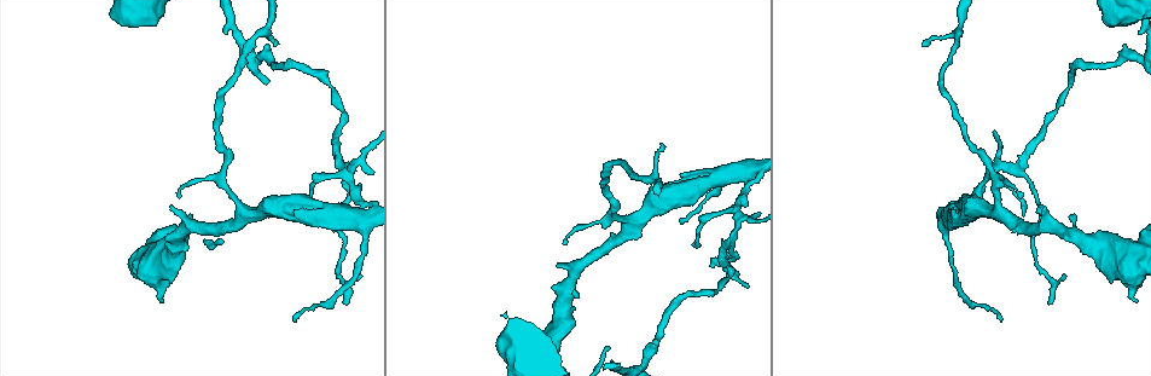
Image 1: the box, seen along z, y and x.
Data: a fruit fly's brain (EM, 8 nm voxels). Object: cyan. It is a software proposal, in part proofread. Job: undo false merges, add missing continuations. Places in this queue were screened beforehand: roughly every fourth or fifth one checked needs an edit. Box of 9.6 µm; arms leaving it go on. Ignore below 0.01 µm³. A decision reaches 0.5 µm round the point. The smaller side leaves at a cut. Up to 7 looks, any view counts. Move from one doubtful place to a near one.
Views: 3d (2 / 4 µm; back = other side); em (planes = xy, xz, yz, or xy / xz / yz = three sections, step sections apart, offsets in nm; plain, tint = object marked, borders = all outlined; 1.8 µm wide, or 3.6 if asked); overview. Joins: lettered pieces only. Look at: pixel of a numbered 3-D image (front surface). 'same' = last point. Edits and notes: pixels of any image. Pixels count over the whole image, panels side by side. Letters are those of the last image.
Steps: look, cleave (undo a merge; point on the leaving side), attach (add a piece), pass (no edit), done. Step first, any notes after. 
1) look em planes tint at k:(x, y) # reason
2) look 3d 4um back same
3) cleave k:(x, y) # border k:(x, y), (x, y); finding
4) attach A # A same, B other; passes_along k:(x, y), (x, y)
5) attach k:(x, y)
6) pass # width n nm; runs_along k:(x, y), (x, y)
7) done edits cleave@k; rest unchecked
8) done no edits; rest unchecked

look 3d 4um at 1:(514, 350) # sudden change in width

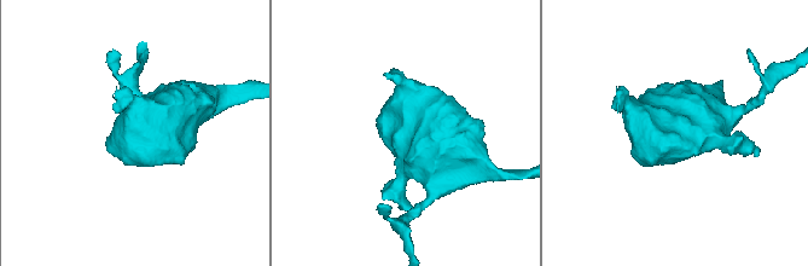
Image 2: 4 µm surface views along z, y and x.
look em 3.6um planes borders at 2:(403, 134) # shape alone is not enough

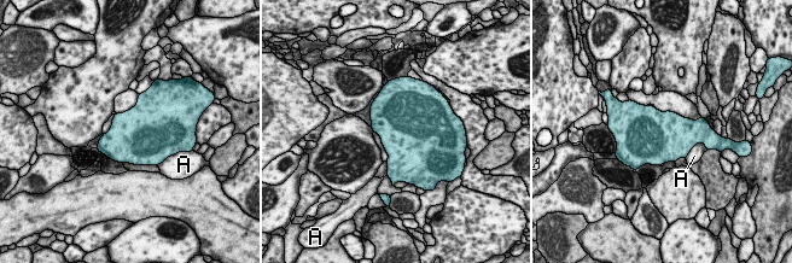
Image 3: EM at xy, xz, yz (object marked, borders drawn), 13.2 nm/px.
pass # A other; border 3:(705, 145), (697, 144), (686, 158); continuous, no second neuron

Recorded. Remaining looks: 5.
look em planes borders at 1:(1136, 301) # branch stops here

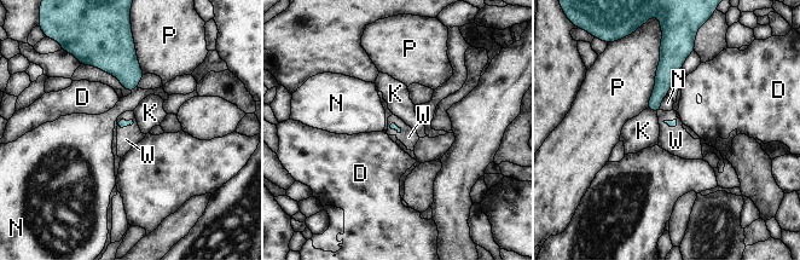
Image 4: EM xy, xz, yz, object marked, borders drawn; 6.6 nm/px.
attach W # D other, K other, N other, P other, W same; passes_along 4:(122, 123), (126, 126), (127, 137); it goes on there

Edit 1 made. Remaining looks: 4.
look em xz step 8 borders at 1:(1072, 216) # stops while still wide

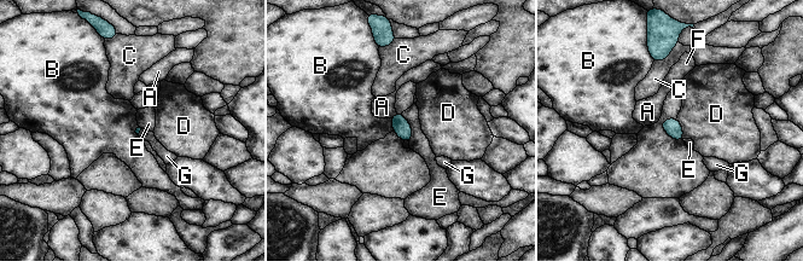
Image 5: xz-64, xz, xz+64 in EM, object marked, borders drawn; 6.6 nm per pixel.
pass # A other, B other, C other, D other, E other, F other, G other; border 5:(646, 47), (653, 61); no lettered piece goes on from it

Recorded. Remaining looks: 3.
done edits attach@4; rest unchecked

